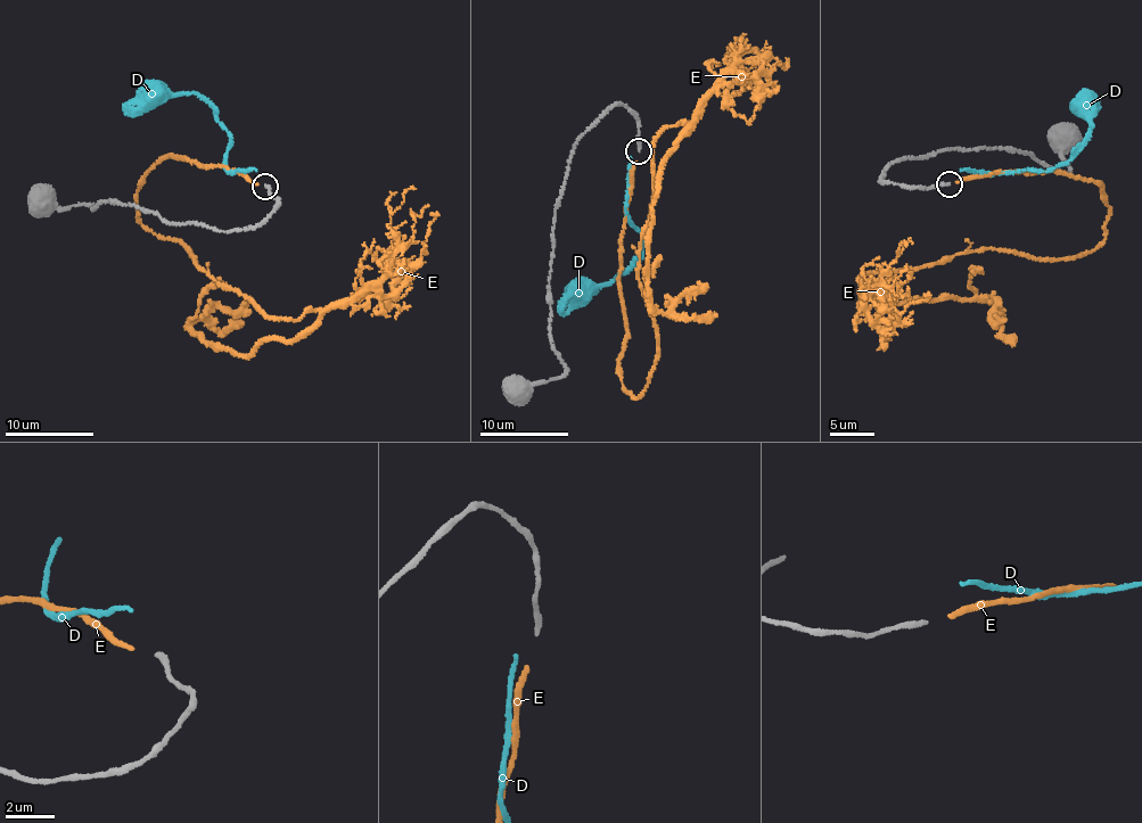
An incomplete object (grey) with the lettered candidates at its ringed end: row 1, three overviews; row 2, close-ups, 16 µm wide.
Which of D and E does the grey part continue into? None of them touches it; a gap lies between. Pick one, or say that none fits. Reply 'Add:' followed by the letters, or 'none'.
Add: E

